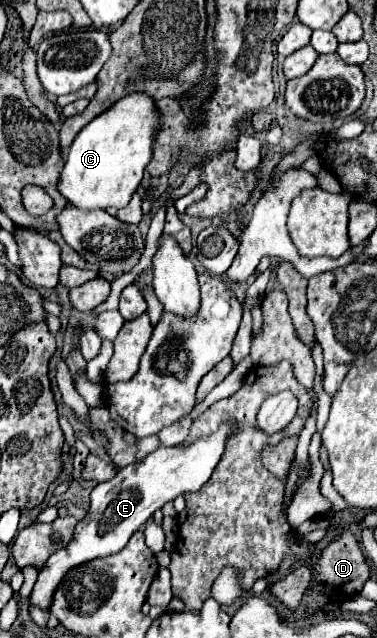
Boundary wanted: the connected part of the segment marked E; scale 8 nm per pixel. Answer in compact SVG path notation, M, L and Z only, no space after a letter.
M226 423L216 433L202 437L190 447L158 447L146 459L120 469L120 473L116 473L114 479L98 483L90 493L90 509L86 517L78 521L72 541L66 547L52 553L52 557L48 557L48 561L40 569L38 581L30 593L30 605L50 611L56 589L74 567L82 565L84 561L92 561L120 551L122 547L126 547L132 533L138 531L154 515L156 509L160 509L168 501L174 501L182 493L198 491L210 479L216 463L220 461L224 453L224 441L230 433L232 425Z

